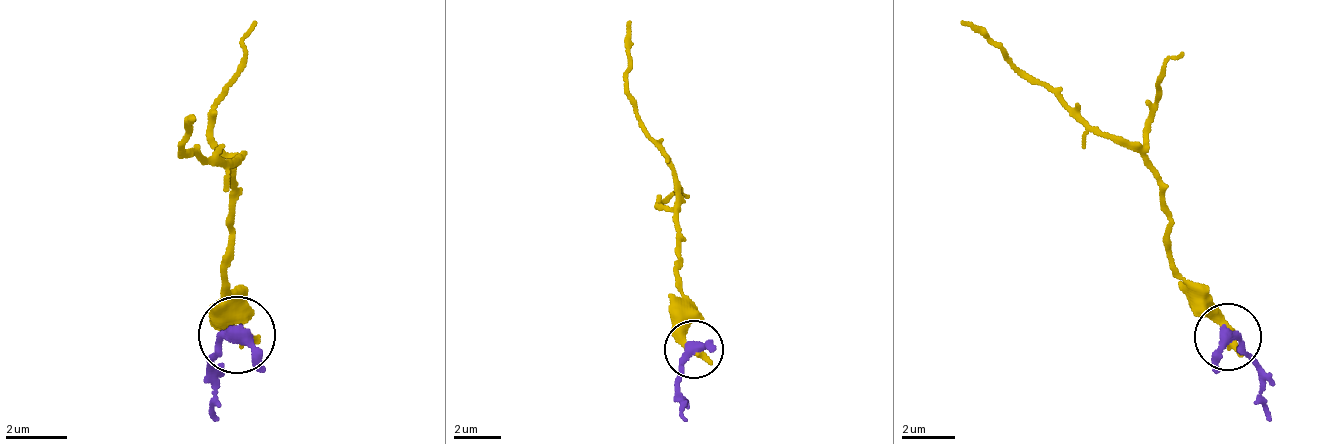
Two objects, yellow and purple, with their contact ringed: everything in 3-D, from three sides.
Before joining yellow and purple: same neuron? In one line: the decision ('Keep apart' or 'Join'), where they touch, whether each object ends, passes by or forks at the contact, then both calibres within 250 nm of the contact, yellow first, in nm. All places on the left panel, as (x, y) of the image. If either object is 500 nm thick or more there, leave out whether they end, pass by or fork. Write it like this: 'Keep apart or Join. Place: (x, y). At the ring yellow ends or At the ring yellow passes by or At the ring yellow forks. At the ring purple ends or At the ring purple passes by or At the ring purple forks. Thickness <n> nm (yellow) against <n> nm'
Keep apart. Place: (237, 334). At the ring yellow ends. At the ring purple passes by. Thickness 360 nm (yellow) against 360 nm

